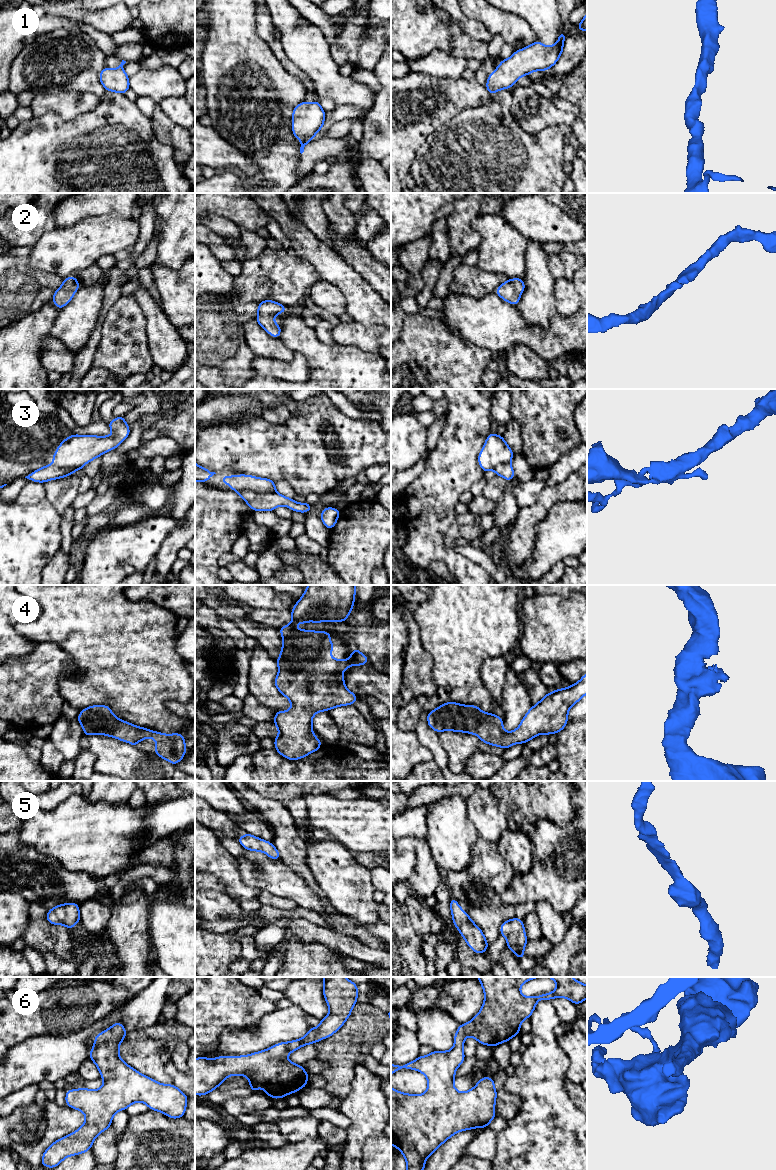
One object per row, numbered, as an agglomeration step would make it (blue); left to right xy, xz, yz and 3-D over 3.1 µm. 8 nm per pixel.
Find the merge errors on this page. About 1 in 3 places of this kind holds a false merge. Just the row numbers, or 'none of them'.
none of them

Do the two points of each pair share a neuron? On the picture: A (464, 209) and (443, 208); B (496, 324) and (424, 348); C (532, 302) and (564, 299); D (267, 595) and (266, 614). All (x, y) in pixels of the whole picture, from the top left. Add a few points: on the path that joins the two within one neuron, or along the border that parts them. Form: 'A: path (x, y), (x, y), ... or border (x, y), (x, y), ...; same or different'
A: border (456, 203), (452, 212), (446, 218); different
B: border (457, 336), (462, 340), (480, 346); different
C: border (556, 281), (554, 289), (555, 312); different
D: border (254, 608), (287, 609), (289, 611); different

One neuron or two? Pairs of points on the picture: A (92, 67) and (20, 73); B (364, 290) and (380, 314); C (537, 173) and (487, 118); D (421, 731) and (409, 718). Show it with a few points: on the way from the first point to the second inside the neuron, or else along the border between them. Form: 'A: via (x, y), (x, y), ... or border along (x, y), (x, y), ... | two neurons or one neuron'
A: via (74, 67), (38, 68) | one neuron
B: via (364, 296), (374, 308) | one neuron
C: via (523, 159), (497, 132) | one neuron
D: border along (423, 710), (414, 730) | two neurons

